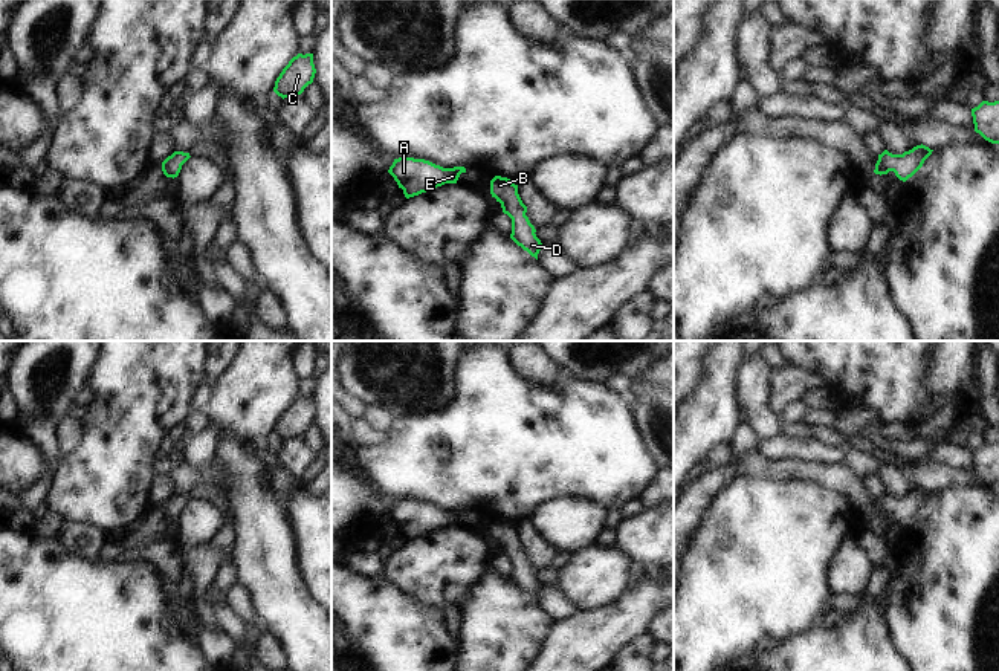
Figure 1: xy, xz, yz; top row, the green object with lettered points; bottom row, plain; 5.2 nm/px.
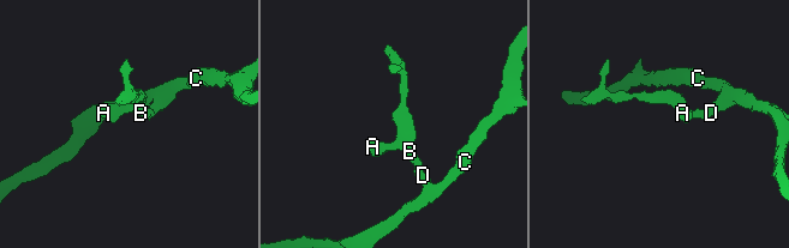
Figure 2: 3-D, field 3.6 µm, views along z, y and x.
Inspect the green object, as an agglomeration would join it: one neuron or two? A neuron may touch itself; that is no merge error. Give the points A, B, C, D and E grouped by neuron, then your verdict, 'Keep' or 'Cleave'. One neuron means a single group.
Groups: A B C D E. Keep

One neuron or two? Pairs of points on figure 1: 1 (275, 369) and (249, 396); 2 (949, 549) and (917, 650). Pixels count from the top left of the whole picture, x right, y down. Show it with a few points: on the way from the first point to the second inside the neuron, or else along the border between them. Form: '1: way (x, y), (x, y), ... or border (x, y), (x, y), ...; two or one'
1: way (269, 375), (254, 390); one
2: way (946, 573), (946, 609), (941, 613), (941, 625); one

